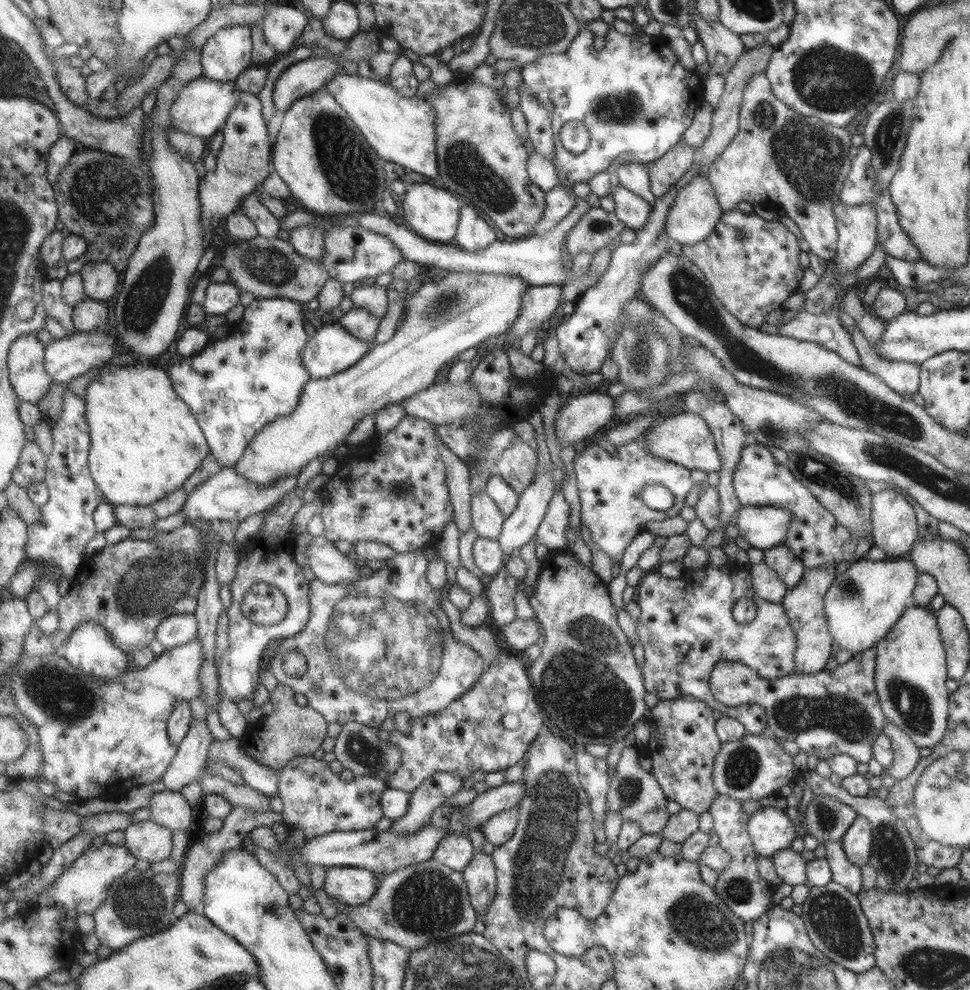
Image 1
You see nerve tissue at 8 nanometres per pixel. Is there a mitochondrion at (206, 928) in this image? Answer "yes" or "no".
no

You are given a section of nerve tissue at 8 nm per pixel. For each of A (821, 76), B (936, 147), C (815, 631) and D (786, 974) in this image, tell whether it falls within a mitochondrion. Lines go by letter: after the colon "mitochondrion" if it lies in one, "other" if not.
A: mitochondrion
B: other
C: other
D: mitochondrion

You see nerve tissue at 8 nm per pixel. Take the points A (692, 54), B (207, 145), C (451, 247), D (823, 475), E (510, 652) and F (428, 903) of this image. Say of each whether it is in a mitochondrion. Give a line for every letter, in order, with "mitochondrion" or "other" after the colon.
A: other
B: other
C: other
D: mitochondrion
E: other
F: mitochondrion

